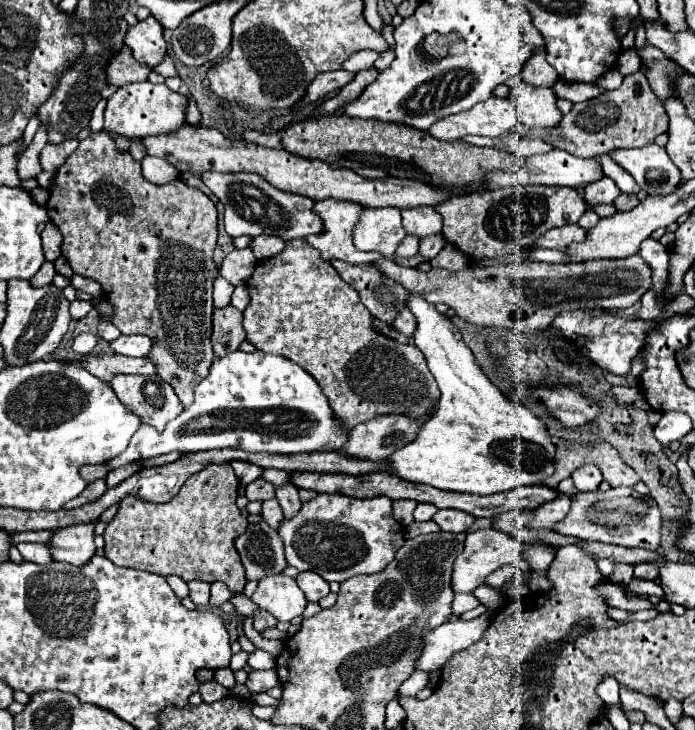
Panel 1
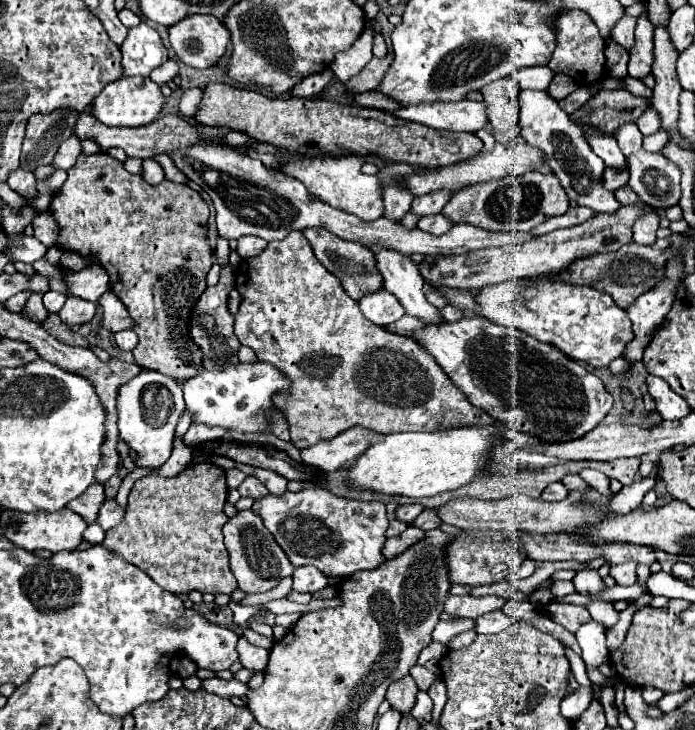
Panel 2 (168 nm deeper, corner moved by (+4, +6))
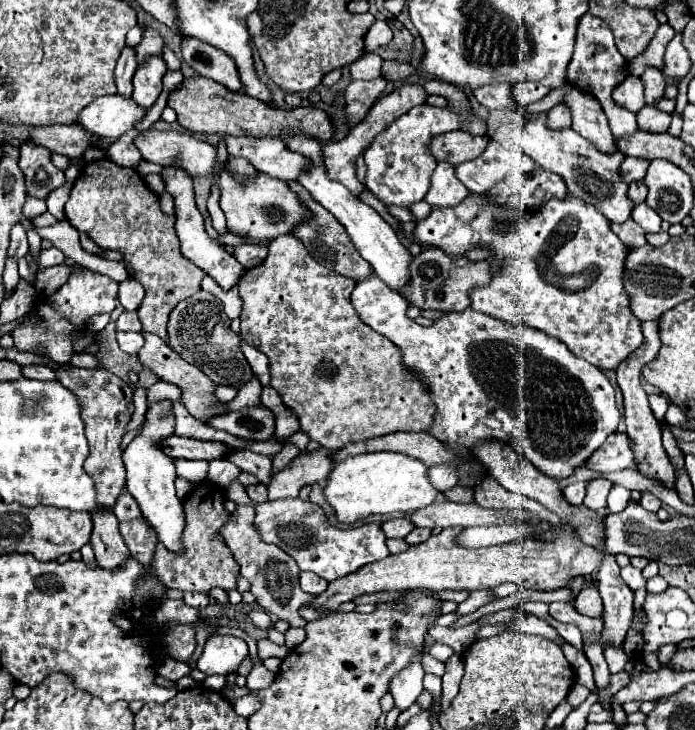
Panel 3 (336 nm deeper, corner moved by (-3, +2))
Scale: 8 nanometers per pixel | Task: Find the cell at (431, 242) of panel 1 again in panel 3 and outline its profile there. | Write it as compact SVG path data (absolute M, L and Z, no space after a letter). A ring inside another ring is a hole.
M470 193L458 205L436 207L426 219L416 221L414 239L422 247L436 247L452 257L466 255L476 247L490 247L490 259L494 261L492 273L496 275L488 285L472 289L470 307L500 321L528 325L552 337L558 337L574 355L588 359L600 369L616 369L620 361L624 361L644 341L640 321L630 311L630 297L622 281L624 261L630 249L610 229L610 221L604 215L578 197L552 197L544 205L540 205L540 209L526 211L522 219L520 211L512 211L508 209L508 205L496 205L486 195ZM522 221L524 229L518 229Z

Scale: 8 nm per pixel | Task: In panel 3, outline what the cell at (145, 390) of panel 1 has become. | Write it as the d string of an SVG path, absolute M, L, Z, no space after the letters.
M170 401L154 403L146 413L146 421L144 421L140 435L124 449L122 459L124 459L124 467L126 467L126 489L136 499L142 517L152 525L152 529L158 535L158 541L168 551L182 553L184 551L184 545L182 545L184 509L182 509L182 501L176 497L176 489L174 489L174 479L176 479L174 459L164 457L164 453L160 453L160 447L156 445L156 441L160 441L160 437L170 437L172 433L174 433L174 415L172 415Z

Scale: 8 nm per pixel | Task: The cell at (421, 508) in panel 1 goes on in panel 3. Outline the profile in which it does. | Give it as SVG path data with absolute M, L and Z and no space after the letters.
M400 517L400 519L392 519L392 521L382 523L382 531L386 533L386 537L404 539L412 531L412 525L408 525L408 521L404 521L404 517Z

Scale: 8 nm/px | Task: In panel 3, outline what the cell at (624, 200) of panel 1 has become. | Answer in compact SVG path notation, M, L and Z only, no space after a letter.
M642 181L632 183L630 189L628 189L628 197L630 197L634 203L642 203L642 201L646 199L646 193L648 193L648 189L646 189L646 185L644 185Z

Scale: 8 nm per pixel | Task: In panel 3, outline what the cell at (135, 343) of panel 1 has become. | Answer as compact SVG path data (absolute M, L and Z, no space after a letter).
M120 331L118 333L118 345L124 353L138 353L144 345L144 337L142 337L142 333L124 333L124 331Z

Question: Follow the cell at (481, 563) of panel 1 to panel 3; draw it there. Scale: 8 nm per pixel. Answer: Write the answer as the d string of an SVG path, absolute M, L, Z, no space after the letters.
M604 647L604 657L608 661L608 667L610 667L610 673L618 673L624 669L626 661L628 661L628 655L624 653L622 647Z

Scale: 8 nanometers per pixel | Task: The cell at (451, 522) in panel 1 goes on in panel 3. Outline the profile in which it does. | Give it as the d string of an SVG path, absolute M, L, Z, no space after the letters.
M412 529L406 537L404 537L404 541L408 543L408 545L420 545L420 543L424 543L428 537L430 537L430 529Z

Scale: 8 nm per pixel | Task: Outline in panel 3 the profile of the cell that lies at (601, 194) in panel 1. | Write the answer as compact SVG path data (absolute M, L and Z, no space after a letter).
M626 157L620 165L620 175L624 175L624 181L626 183L632 183L632 181L642 181L644 175L646 175L646 169L648 169L650 161L648 159L632 159L632 157Z

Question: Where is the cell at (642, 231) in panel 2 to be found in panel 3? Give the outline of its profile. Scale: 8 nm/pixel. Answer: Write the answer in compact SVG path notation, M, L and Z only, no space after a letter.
M640 203L640 205L634 207L632 219L634 219L644 231L650 231L650 233L658 233L658 231L660 231L662 219L660 219L658 213L656 213L654 209L650 209L646 203Z

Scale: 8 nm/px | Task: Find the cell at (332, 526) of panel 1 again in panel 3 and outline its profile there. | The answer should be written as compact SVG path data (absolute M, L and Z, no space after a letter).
M276 499L256 505L254 527L264 543L272 543L282 551L286 551L298 563L300 571L312 571L324 577L326 581L334 581L338 577L350 575L360 567L390 555L386 547L386 537L384 533L380 533L378 523L368 523L350 529L330 527L322 509L302 499L292 499L292 501Z

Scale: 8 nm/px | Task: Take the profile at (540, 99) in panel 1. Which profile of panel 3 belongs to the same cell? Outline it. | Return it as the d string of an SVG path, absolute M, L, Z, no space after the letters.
M526 115L526 125L524 125L524 153L530 155L538 167L544 171L558 173L568 187L568 193L584 199L586 203L594 205L604 213L612 223L624 223L630 219L630 213L634 209L634 203L628 199L628 185L624 183L620 175L620 163L624 161L622 153L604 153L598 151L590 141L580 137L572 129L560 129L560 131L550 131L546 127L546 115Z

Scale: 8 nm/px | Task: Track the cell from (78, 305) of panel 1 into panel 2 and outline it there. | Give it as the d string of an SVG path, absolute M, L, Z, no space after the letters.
M67 297L63 309L59 311L59 317L69 325L81 325L95 315L95 303L79 299L79 297Z

